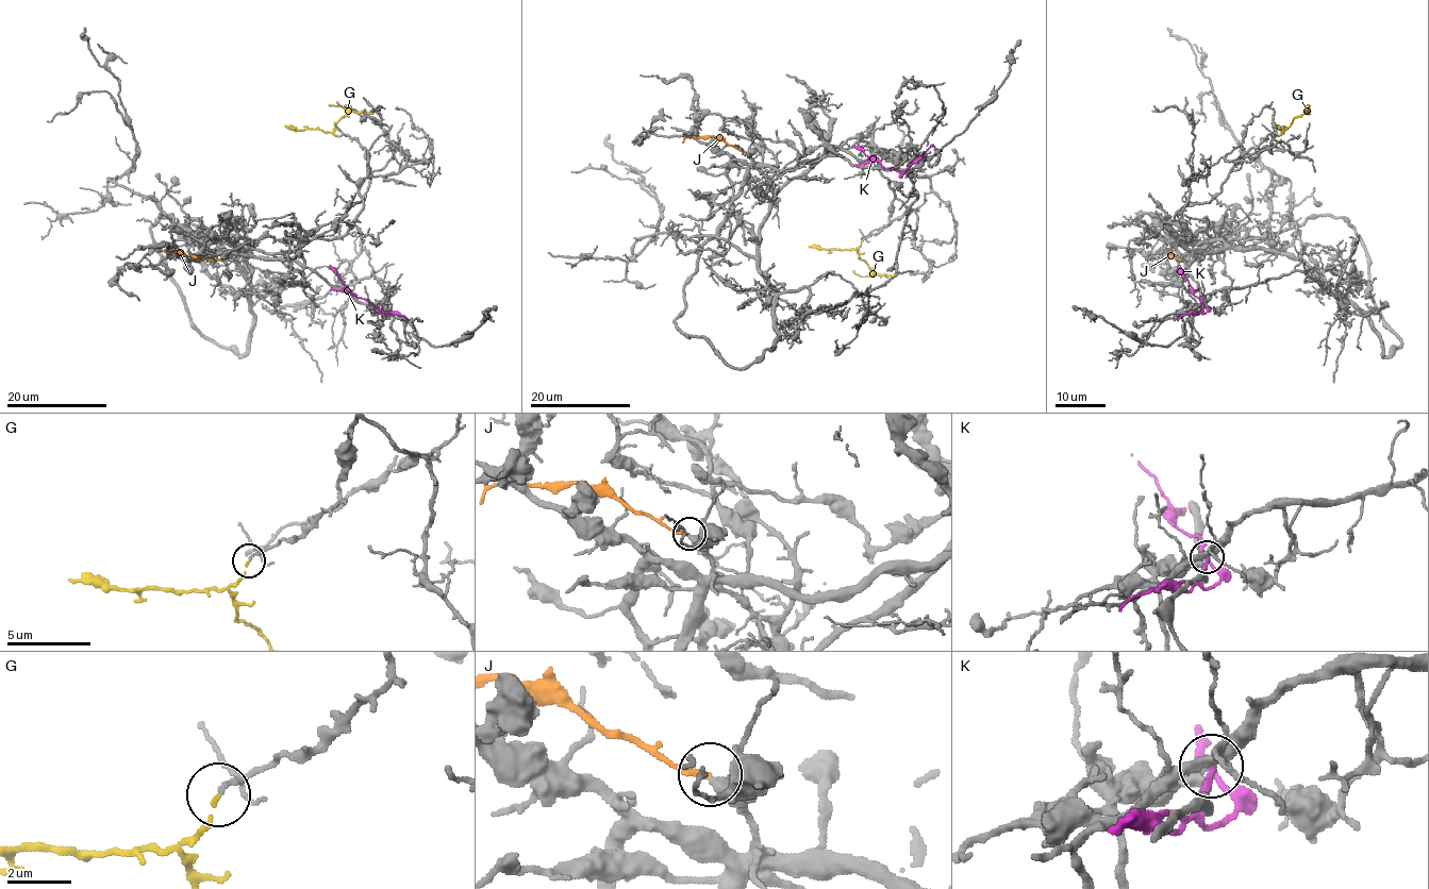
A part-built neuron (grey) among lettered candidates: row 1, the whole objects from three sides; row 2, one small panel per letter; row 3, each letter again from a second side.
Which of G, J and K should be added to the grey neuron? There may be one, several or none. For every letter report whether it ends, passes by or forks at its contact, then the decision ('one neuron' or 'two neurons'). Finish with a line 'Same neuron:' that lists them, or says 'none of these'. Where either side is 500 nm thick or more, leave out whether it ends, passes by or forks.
G: it ends; one neuron
J: it ends; two neurons
K: it ends; two neurons
Same neuron: G

